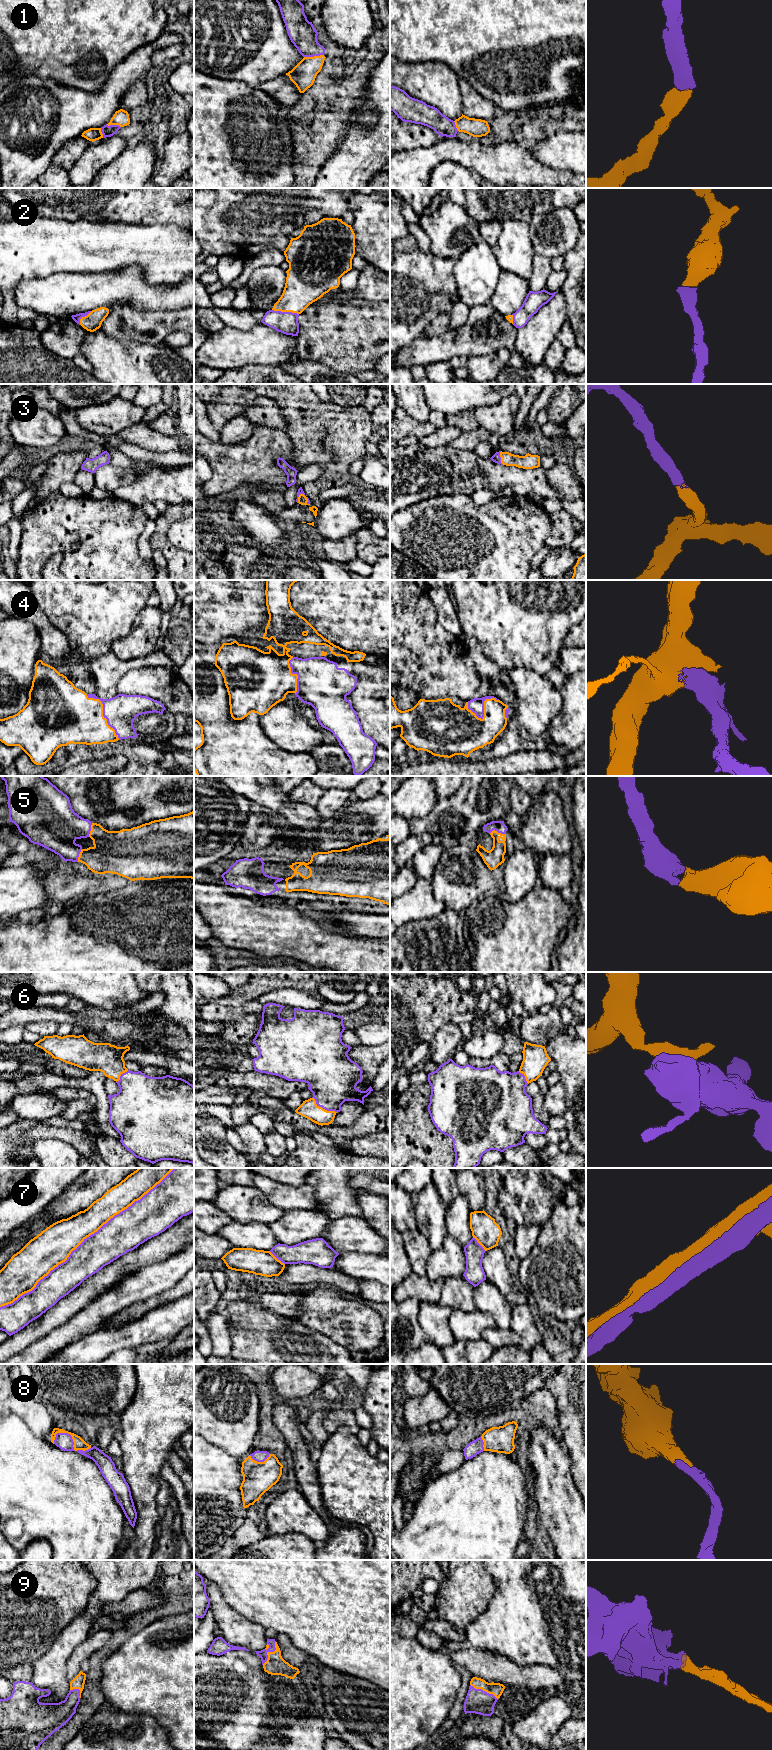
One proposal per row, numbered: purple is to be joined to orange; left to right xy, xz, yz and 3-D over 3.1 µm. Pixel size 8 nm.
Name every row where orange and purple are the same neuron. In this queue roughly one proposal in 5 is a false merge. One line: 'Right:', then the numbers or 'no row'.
Right: 1, 2, 3, 4, 5, 6, 8, 9

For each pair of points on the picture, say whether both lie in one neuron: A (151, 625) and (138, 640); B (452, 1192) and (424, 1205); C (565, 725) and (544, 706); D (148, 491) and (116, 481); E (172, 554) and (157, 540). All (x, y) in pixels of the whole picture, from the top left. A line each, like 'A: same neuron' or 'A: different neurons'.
A: same neuron
B: different neurons
C: different neurons
D: different neurons
E: same neuron

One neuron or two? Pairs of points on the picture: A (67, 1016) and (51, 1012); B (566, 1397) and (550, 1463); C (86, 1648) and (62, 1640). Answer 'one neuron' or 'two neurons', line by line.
A: one neuron
B: two neurons
C: two neurons

